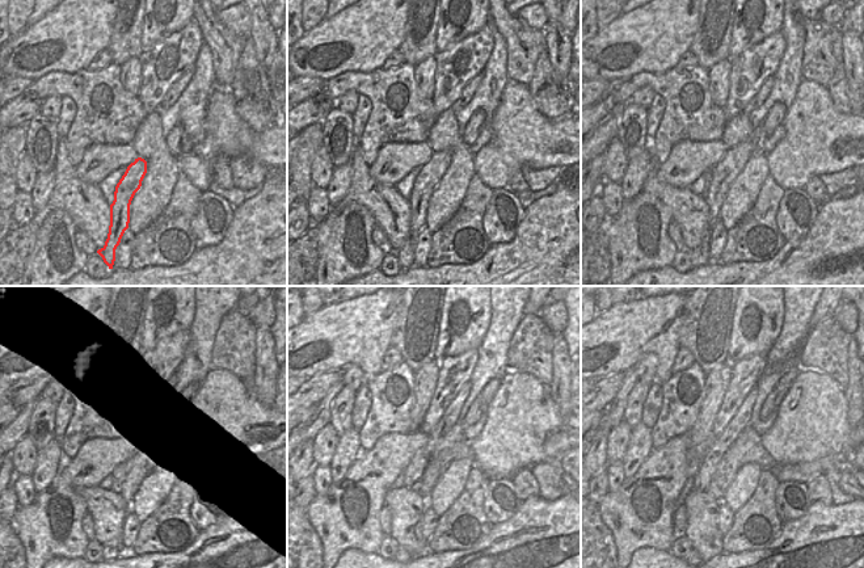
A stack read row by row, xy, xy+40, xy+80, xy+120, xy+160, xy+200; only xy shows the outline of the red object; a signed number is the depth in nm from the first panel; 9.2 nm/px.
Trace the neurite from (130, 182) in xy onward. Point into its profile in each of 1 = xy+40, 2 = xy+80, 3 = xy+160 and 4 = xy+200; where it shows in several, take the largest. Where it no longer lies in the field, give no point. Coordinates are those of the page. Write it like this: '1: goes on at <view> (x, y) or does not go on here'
1: goes on at xy+40 (430, 173)
2: goes on at xy+80 (724, 173)
3: goes on at xy+160 (455, 434)
4: goes on at xy+200 (772, 402)

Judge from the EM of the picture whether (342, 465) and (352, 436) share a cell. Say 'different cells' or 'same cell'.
same cell

